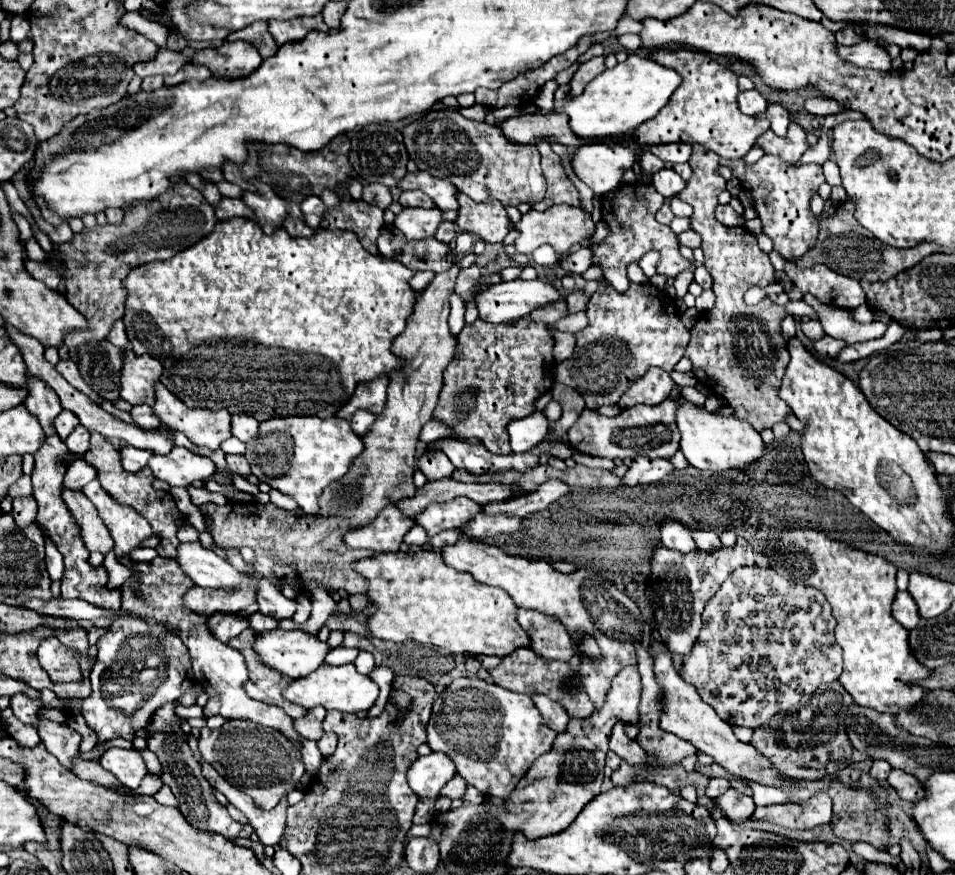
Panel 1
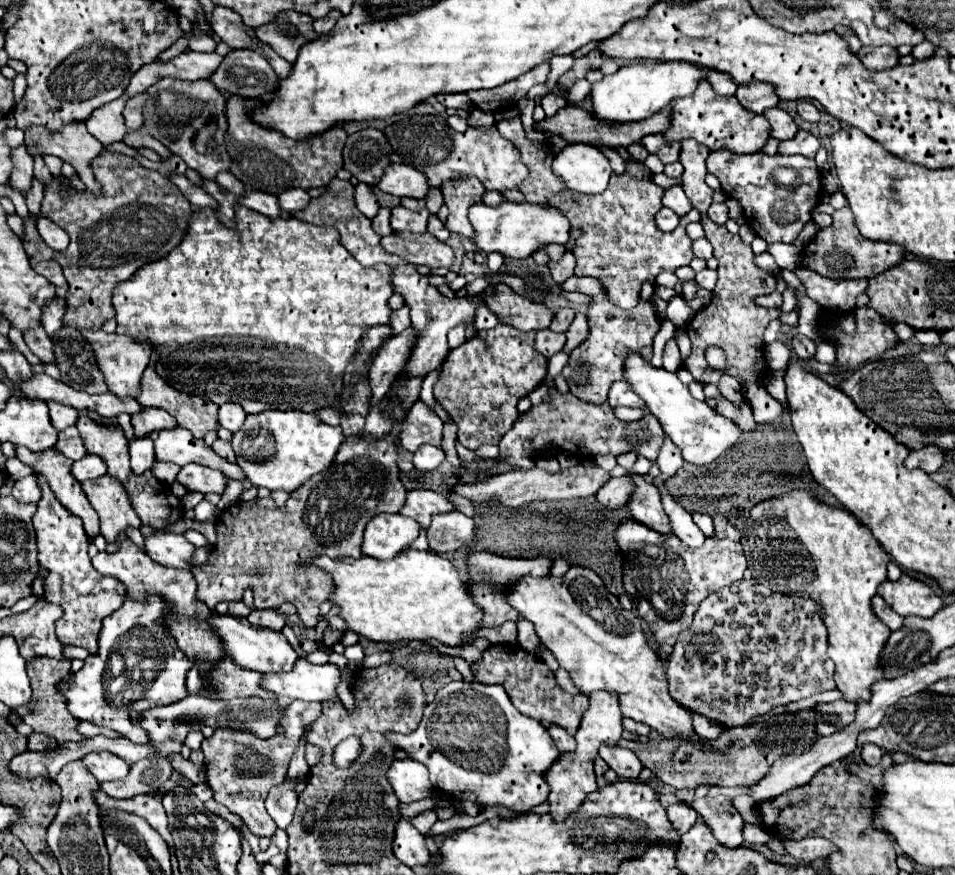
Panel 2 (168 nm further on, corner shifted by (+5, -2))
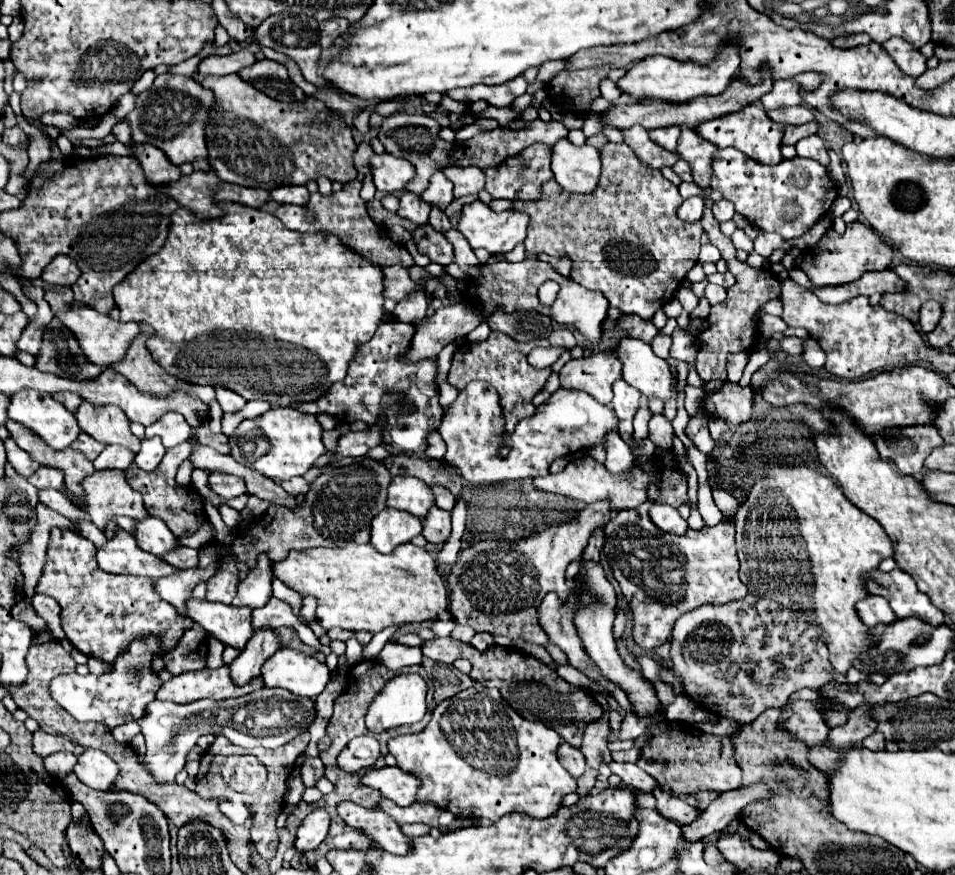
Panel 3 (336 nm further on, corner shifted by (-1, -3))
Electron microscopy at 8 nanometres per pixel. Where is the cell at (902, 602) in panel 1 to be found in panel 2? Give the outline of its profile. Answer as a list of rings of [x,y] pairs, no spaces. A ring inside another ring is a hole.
[[[875,596],[875,598],[873,598],[873,614],[875,614],[885,626],[889,626],[891,630],[899,630],[901,624],[903,624],[903,616],[899,616],[897,612],[893,612],[893,610],[885,604],[885,600],[883,600],[881,596]]]

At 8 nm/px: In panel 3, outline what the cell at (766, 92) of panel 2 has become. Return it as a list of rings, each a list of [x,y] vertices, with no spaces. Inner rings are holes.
[[[805,73],[795,79],[779,79],[773,83],[773,89],[761,97],[761,105],[765,111],[785,107],[785,105],[799,105],[799,89],[801,87],[817,87],[819,85],[819,75],[817,73]]]

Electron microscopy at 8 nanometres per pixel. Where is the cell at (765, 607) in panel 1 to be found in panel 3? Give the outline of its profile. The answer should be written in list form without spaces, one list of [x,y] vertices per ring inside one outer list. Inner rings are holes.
[[[747,595],[743,601],[727,605],[701,605],[679,617],[671,637],[671,661],[671,671],[683,681],[683,691],[693,703],[717,717],[729,717],[739,723],[755,721],[769,707],[783,707],[789,695],[803,687],[819,691],[833,681],[829,649],[819,637],[819,629],[803,621],[799,613],[785,609],[785,605],[757,595]]]

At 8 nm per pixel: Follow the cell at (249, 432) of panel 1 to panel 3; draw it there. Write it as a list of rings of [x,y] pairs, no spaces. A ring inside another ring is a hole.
[[[217,389],[217,401],[219,401],[223,413],[237,413],[247,403],[243,397],[239,397],[237,393],[231,393],[229,389]]]

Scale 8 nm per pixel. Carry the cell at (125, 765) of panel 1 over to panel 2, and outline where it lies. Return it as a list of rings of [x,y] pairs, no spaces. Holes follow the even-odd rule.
[[[91,752],[81,758],[85,768],[97,778],[97,782],[119,780],[129,772],[129,764],[111,752]]]

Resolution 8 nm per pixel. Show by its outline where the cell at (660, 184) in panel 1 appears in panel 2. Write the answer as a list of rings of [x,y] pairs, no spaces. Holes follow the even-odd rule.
[[[673,186],[673,188],[667,188],[667,190],[665,190],[663,206],[671,208],[677,216],[685,216],[685,214],[693,208],[681,186]]]

